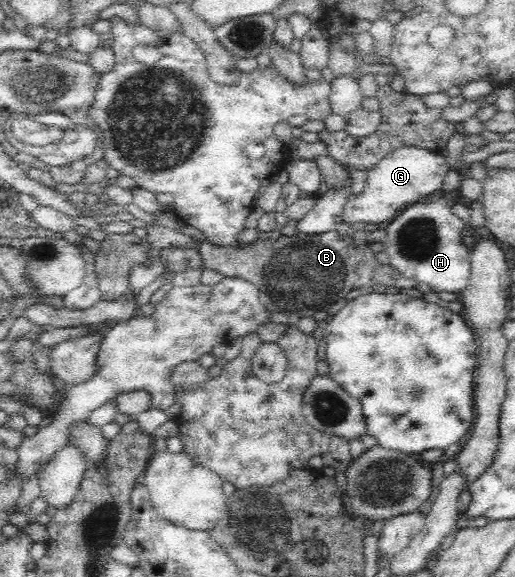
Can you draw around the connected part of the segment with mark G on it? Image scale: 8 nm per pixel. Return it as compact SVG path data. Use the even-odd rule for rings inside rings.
M402 146L392 150L374 168L367 170L363 192L352 195L346 201L342 218L343 222L353 225L356 222L365 224L382 224L390 222L401 210L429 199L441 192L441 185L450 170L444 157L426 148Z

